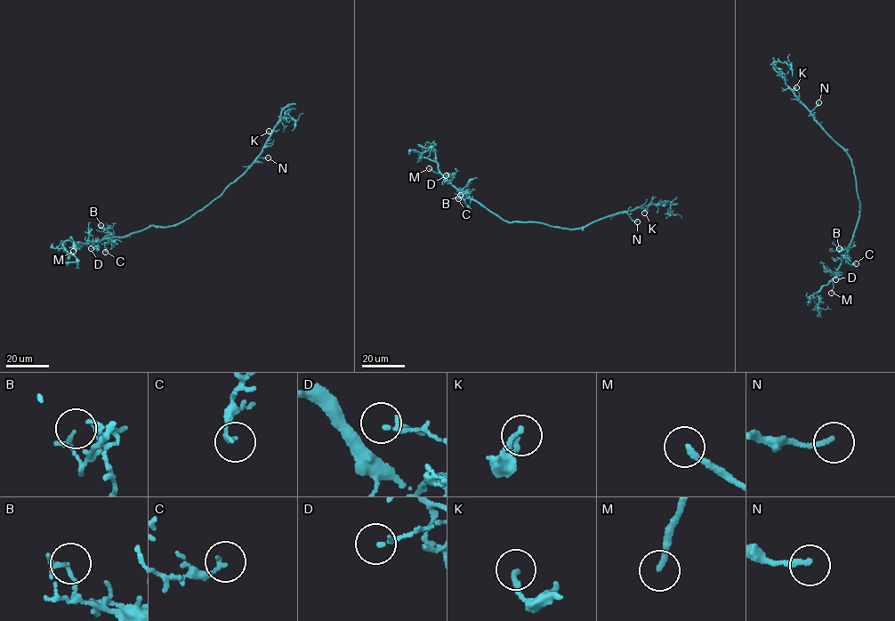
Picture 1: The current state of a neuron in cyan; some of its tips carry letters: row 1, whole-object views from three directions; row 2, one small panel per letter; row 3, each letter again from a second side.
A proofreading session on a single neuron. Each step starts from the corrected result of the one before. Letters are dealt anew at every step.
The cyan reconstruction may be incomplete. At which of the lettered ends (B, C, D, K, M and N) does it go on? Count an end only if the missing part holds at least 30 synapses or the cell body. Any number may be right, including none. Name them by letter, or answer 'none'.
M

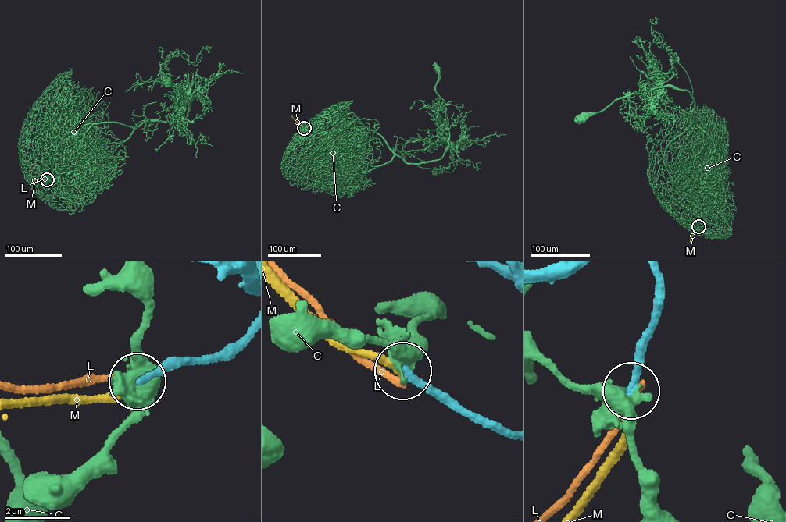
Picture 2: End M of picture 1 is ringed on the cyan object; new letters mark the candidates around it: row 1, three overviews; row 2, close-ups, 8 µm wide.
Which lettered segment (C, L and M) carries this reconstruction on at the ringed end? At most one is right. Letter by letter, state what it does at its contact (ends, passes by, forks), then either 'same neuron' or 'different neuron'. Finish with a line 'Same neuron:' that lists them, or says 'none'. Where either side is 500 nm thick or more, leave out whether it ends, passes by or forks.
C: different neuron
L: it ends | different neuron
M: it ends | same neuron
Same neuron: M

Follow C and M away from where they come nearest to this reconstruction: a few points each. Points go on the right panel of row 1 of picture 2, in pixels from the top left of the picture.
C: (698, 226), (691, 218), (698, 199), (677, 187), (664, 161), (690, 125), (690, 92), (646, 89), (581, 118)
M: (698, 226), (690, 243)

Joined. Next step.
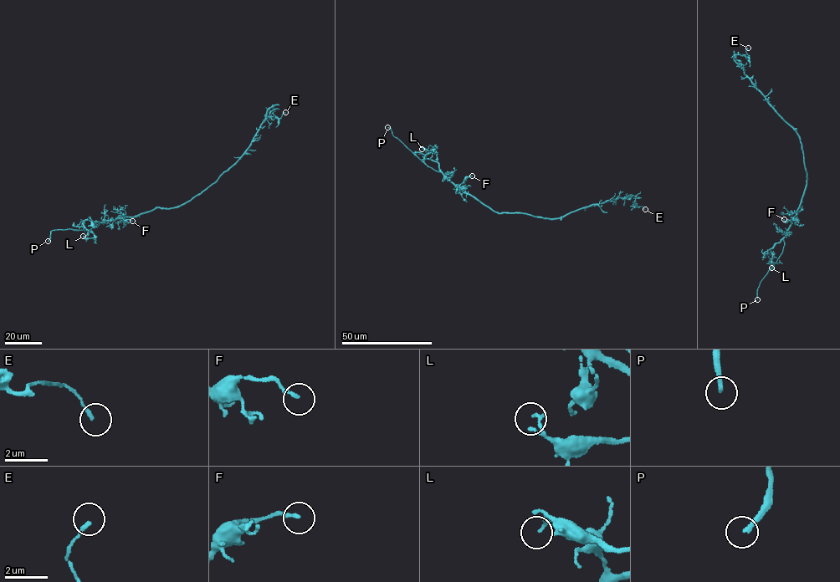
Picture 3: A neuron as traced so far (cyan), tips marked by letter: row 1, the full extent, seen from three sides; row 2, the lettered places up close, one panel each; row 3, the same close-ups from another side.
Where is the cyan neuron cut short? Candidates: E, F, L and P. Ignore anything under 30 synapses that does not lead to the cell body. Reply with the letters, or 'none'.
P

